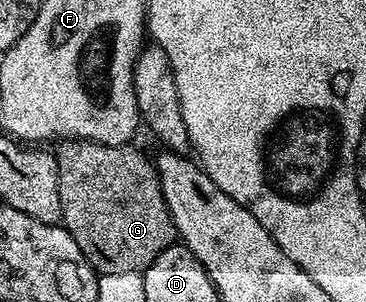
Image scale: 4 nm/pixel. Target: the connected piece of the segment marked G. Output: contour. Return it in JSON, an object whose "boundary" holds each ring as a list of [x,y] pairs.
{"boundary":[[[74,138],[61,141],[54,150],[58,164],[58,200],[62,204],[62,225],[70,232],[70,236],[74,236],[92,269],[100,274],[139,274],[151,264],[154,256],[161,254],[178,238],[176,225],[172,222],[168,205],[162,196],[160,178],[156,174],[153,159],[147,158],[134,147],[132,144],[107,146],[101,142]]]}

